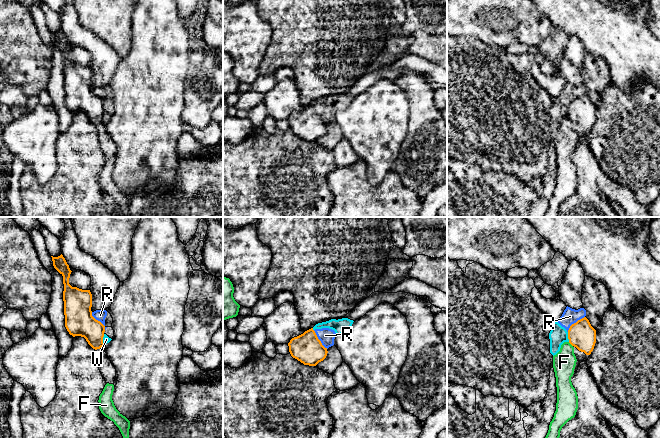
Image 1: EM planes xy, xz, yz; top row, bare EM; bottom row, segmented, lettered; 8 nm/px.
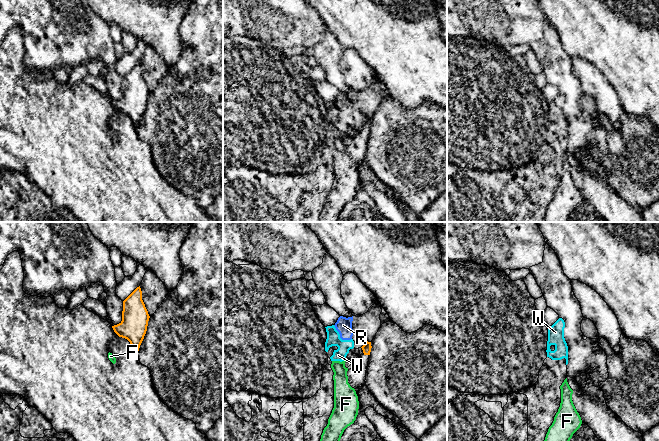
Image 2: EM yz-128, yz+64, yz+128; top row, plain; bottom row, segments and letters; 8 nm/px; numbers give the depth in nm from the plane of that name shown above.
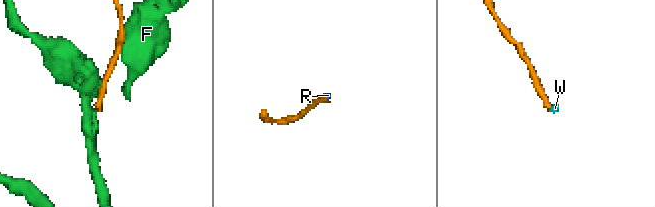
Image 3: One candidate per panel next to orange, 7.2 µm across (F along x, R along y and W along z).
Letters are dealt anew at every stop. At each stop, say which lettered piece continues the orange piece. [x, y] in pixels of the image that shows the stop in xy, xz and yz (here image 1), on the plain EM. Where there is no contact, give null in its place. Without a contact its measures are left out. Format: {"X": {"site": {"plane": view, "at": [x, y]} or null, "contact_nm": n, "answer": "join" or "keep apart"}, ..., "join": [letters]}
{"F": {"site": {"plane": "yz", "at": [570, 119]}, "contact_nm": 50, "answer": "join"}, "R": {"site": {"plane": "yz", "at": [574, 99]}, "contact_nm": 190, "answer": "keep apart"}, "W": {"site": {"plane": "yz", "at": [568, 113]}, "contact_nm": 80, "answer": "keep apart"}, "join": ["F"]}

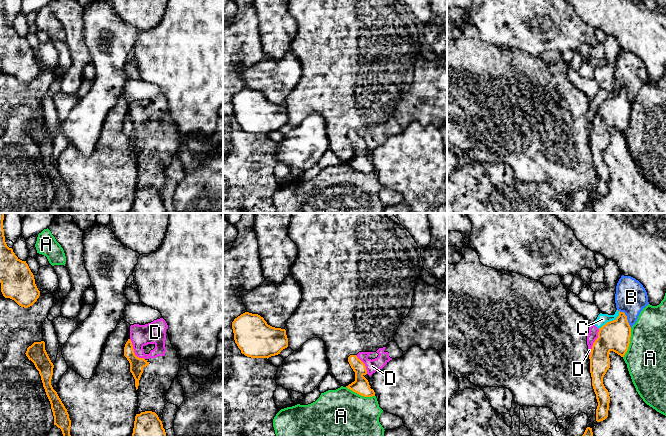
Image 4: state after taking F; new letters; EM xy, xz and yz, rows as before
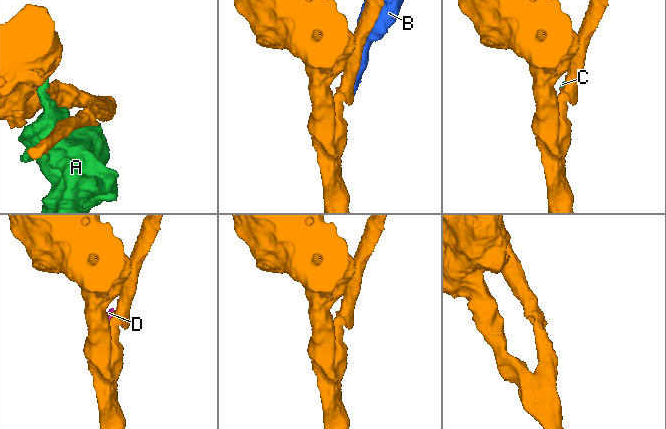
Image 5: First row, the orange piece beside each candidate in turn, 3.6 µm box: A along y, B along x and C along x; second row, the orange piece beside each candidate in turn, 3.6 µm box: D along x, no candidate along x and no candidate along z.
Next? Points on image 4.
{"A": {"site": {"plane": "yz", "at": [629, 119]}, "contact_nm": 240, "answer": "keep apart"}, "B": {"site": {"plane": "yz", "at": [626, 93]}, "contact_nm": 190, "answer": "keep apart"}, "C": {"site": {"plane": "yz", "at": [610, 97]}, "contact_nm": 220, "answer": "keep apart"}, "D": {"site": {"plane": "yz", "at": [593, 119]}, "contact_nm": 240, "answer": "keep apart"}, "join": []}

